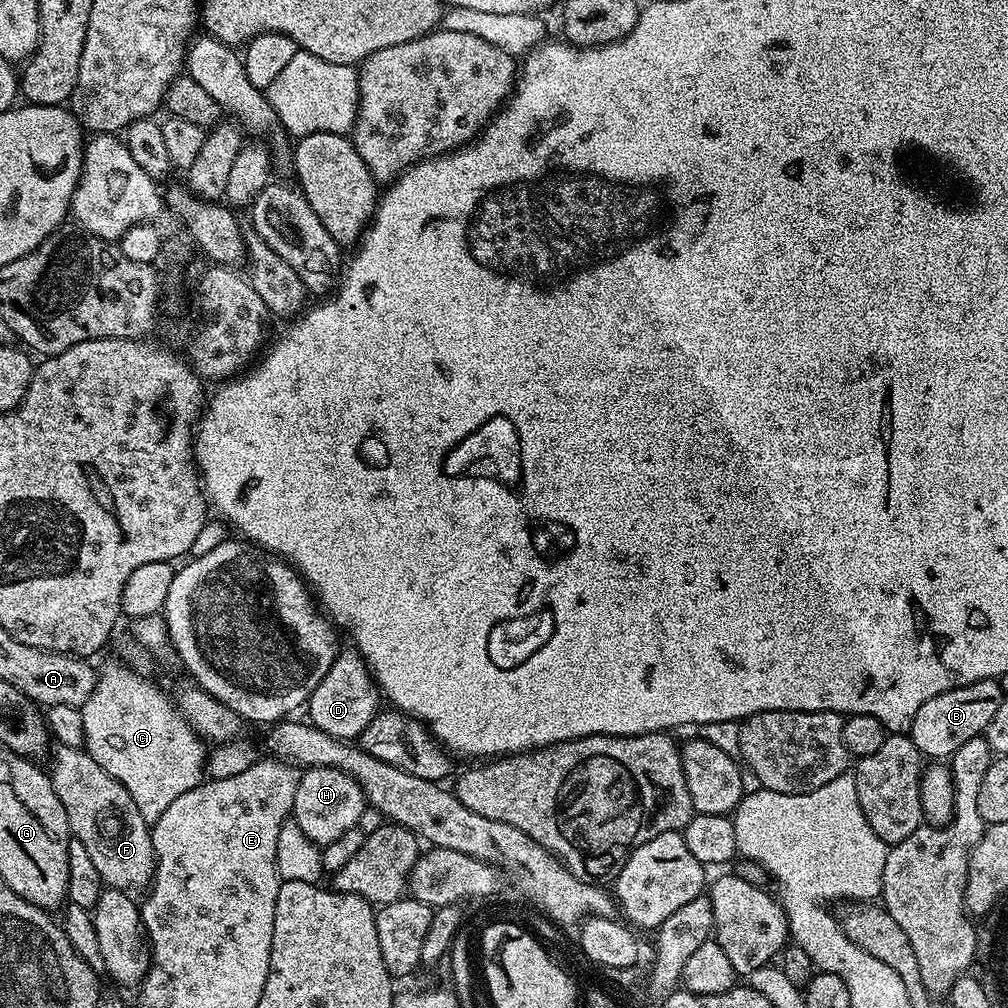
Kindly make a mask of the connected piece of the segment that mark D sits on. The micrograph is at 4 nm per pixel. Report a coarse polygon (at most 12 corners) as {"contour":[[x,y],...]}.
{"contour":[[353,647],[341,649],[306,705],[313,727],[359,739],[380,691]]}

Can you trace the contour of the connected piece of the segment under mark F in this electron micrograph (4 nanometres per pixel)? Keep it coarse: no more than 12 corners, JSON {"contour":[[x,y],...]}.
{"contour":[[84,748],[51,753],[68,831],[110,888],[156,875],[150,825]]}

